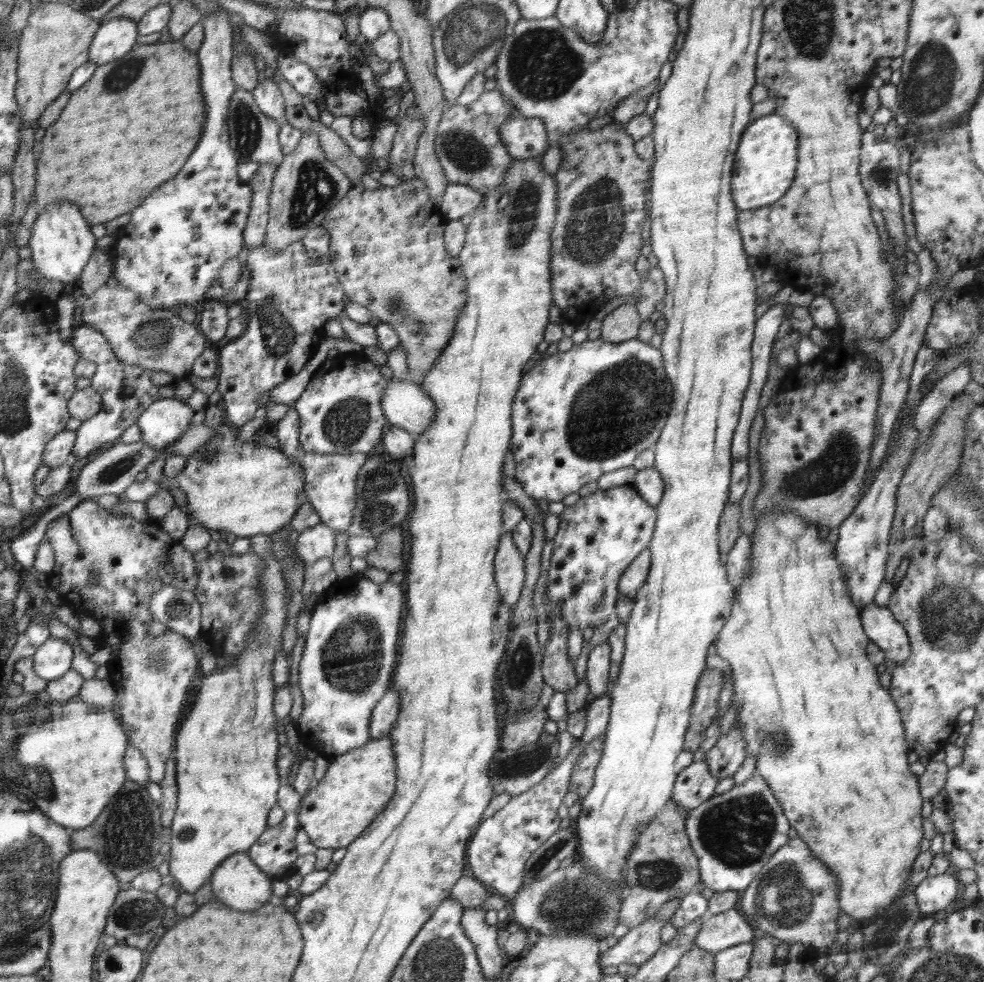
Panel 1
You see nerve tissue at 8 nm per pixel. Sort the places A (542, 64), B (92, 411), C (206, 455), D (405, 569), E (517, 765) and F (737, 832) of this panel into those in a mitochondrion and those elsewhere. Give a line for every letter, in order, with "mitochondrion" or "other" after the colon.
A: mitochondrion
B: other
C: other
D: other
E: mitochondrion
F: mitochondrion

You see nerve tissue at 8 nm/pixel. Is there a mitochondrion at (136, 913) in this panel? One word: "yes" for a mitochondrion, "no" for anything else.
yes

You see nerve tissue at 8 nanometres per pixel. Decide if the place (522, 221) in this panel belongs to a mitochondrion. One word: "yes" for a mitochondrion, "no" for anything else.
yes

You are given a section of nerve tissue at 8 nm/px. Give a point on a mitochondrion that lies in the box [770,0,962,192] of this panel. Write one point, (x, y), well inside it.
(931, 78)

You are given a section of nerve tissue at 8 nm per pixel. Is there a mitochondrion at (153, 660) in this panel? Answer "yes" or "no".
yes

